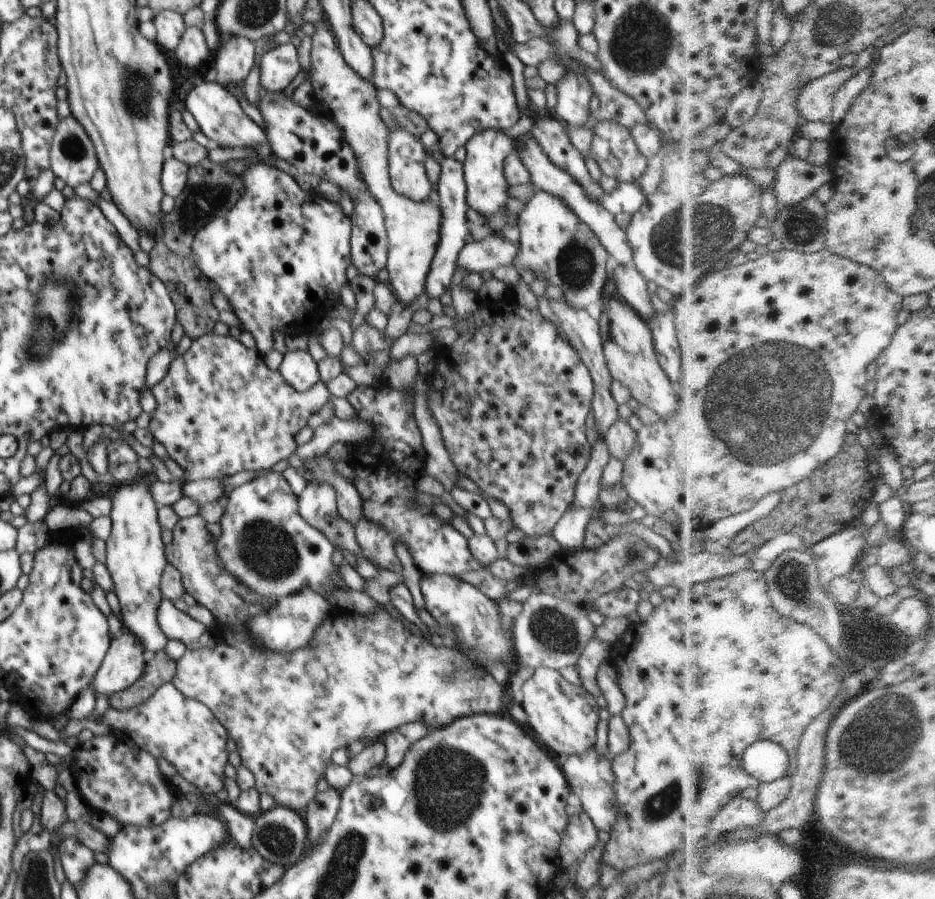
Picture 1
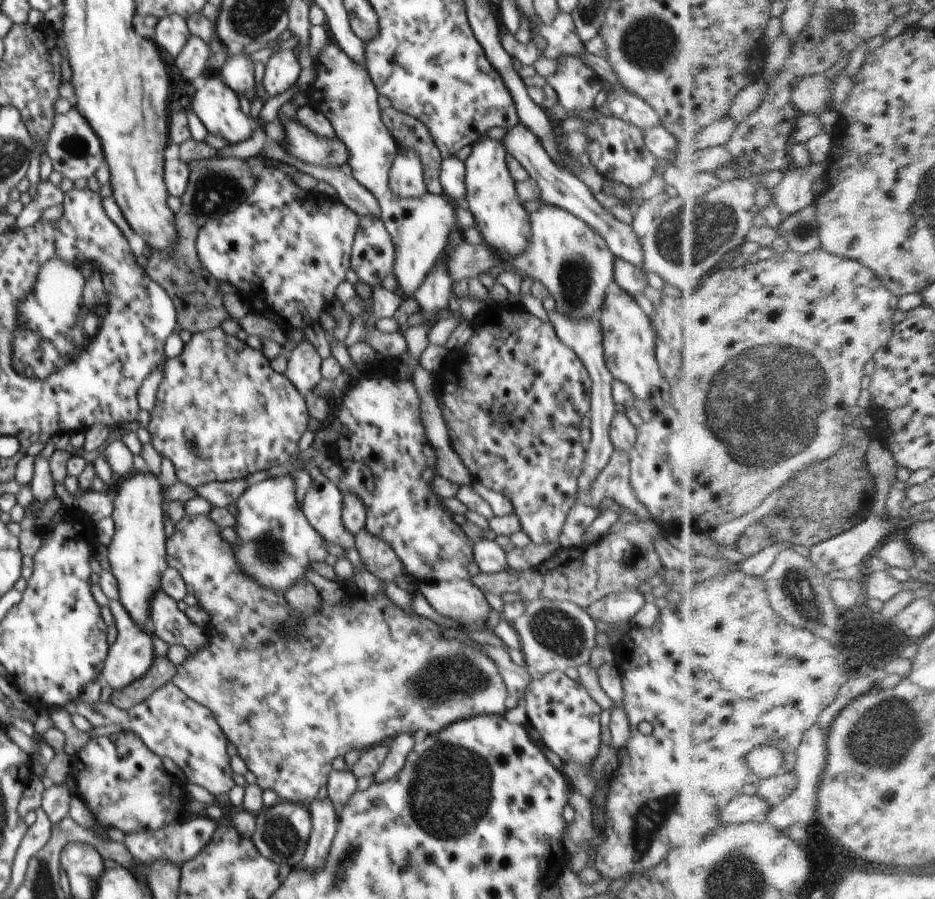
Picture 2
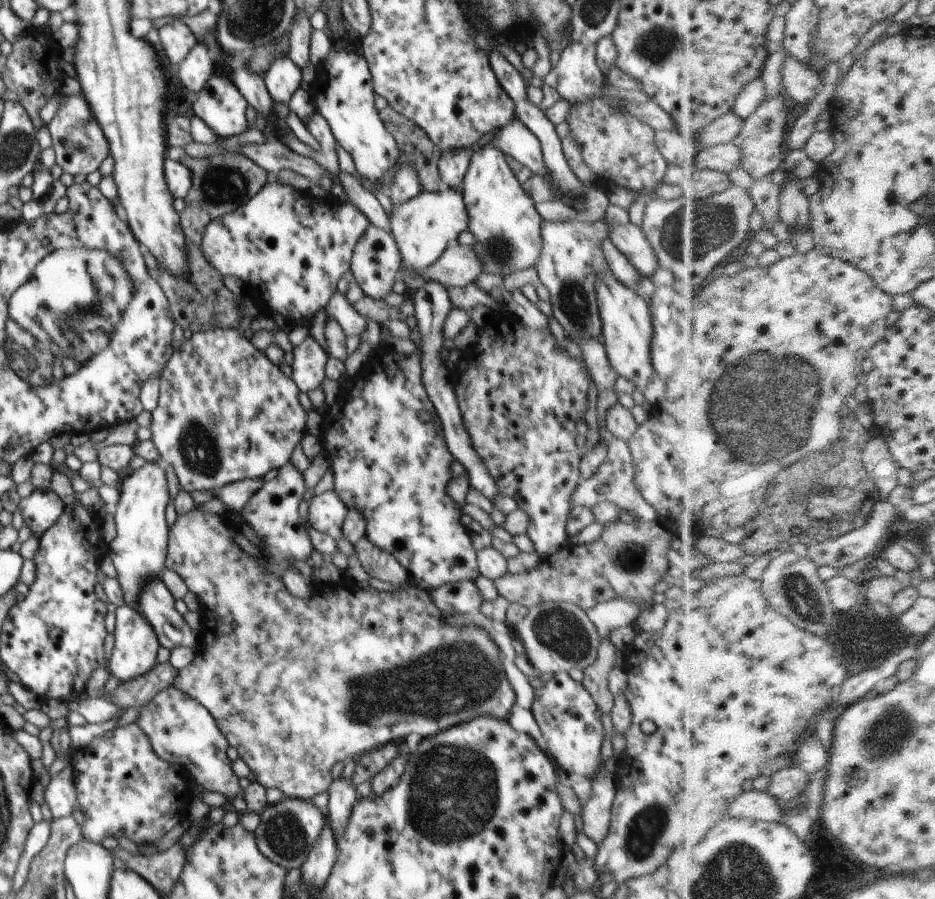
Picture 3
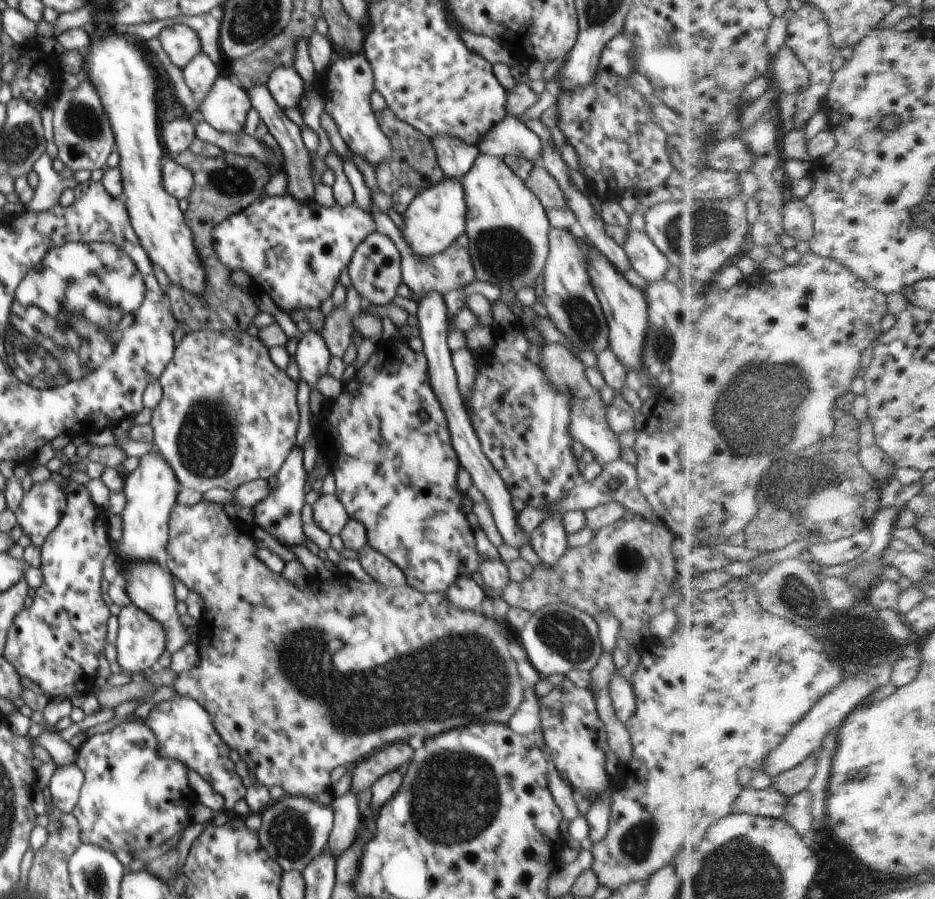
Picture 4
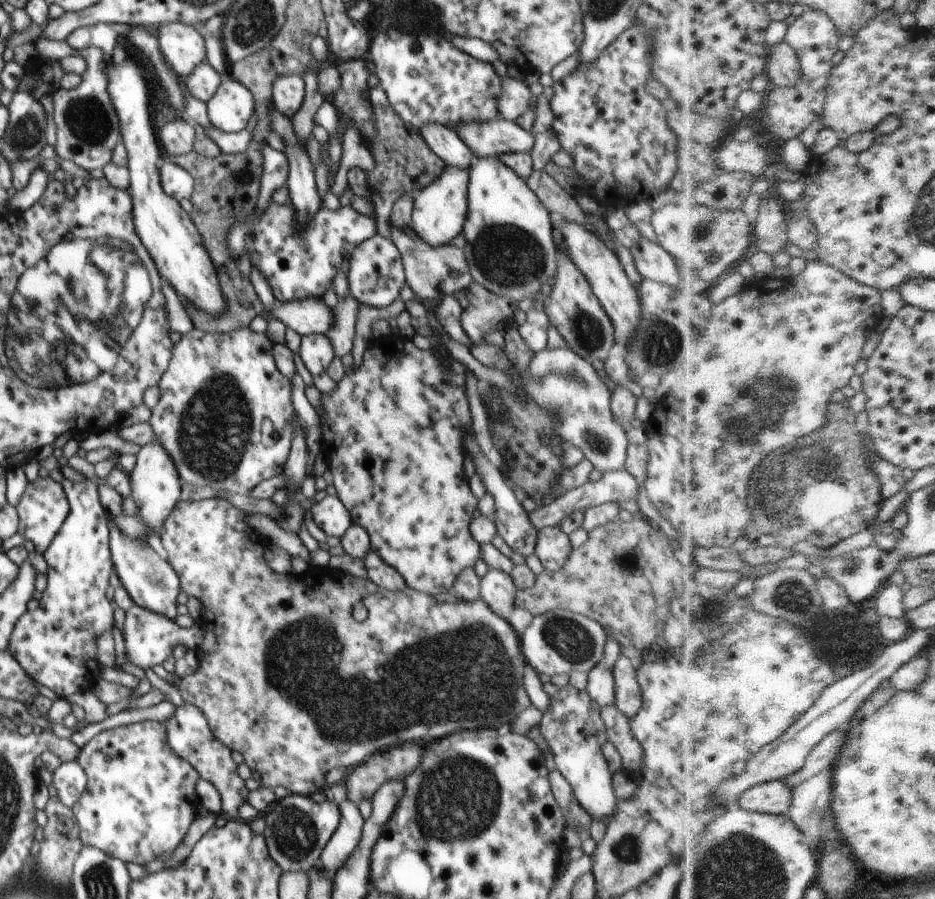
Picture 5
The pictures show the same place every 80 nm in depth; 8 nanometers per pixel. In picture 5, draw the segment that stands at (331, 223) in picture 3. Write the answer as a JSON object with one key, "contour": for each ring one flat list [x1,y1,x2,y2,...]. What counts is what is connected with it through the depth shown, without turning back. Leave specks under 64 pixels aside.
{"contour":[[271,202,266,212,257,220,256,213,238,218,231,226,231,231,227,234,225,245,236,258,240,258,248,252,250,254,252,266,257,266,266,275,266,280,272,288,272,294,276,301,285,303,294,299,305,299,308,297,323,298,327,288,333,282,336,273,340,270,344,262,344,252,351,252,359,244,368,240,372,235,376,235,376,223,374,218,359,214,352,208,340,207,338,210,331,211,321,207,306,225,302,225,295,216,295,211,290,202,284,205]]}

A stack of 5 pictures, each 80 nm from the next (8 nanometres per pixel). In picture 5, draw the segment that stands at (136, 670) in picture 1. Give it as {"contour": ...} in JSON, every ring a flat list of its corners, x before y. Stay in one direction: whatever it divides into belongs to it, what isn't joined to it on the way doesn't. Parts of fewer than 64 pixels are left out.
{"contour":[[134,605,126,611,124,622,124,635,127,660,140,666,144,670,161,665,164,660,173,655,176,646,186,646,191,649,200,648,203,641,203,628,201,624,192,628,181,628,176,621,160,613,153,613,144,607]]}

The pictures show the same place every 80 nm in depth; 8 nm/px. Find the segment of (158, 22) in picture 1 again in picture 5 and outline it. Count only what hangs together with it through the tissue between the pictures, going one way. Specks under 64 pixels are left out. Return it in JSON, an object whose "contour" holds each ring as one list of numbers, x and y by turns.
{"contour":[[166,23,157,28,163,57,183,80,192,74,195,66,206,61,204,37,192,25]]}

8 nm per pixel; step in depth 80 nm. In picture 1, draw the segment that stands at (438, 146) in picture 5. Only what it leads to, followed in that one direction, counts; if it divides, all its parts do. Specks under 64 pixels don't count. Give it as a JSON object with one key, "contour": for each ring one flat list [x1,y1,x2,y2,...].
{"contour":[[444,157,440,161,441,173,439,176,438,198,443,214,441,222,441,242,438,245,435,257,432,258,430,268,425,280,425,290,429,298,440,298,449,289,452,282,457,282,459,278,457,264,460,249,473,239,470,235,469,220,467,210,470,208,467,203,467,186,464,180,463,164,456,161,454,157]]}

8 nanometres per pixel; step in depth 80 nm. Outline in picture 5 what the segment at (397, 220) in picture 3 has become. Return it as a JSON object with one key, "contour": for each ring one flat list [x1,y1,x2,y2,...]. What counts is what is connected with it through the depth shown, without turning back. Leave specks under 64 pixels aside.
{"contour":[[446,166,436,180,415,192,410,226,431,247,450,244,455,236,463,232,467,215,468,183,469,168]]}

